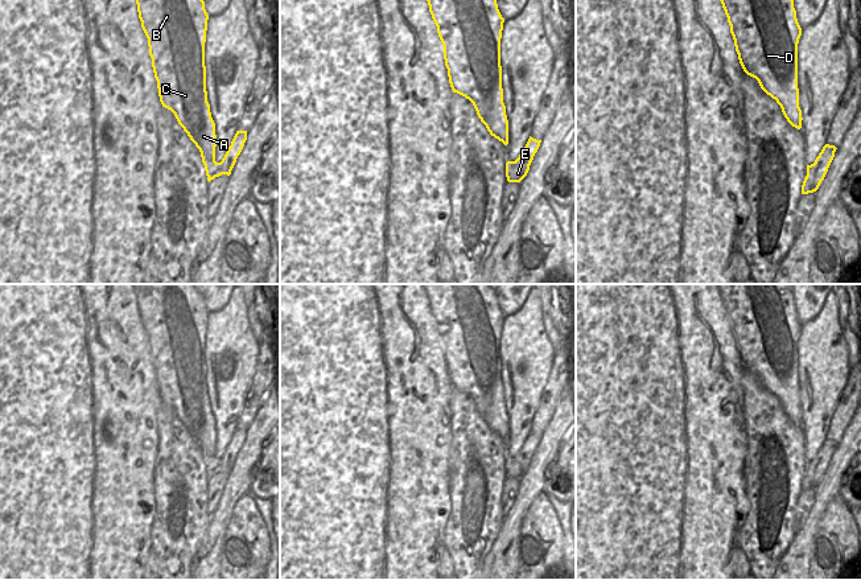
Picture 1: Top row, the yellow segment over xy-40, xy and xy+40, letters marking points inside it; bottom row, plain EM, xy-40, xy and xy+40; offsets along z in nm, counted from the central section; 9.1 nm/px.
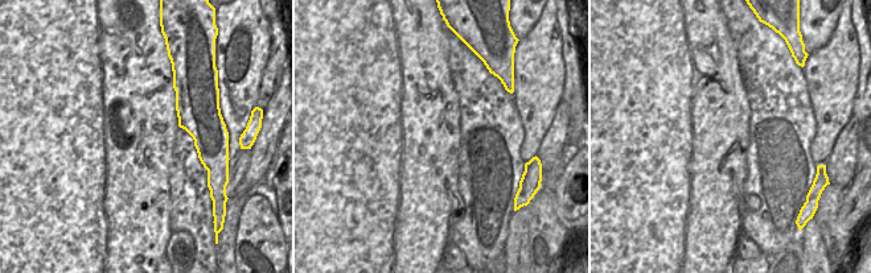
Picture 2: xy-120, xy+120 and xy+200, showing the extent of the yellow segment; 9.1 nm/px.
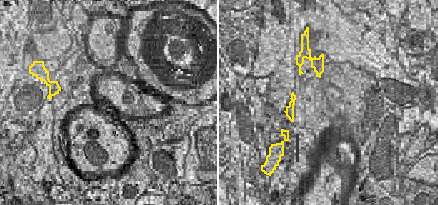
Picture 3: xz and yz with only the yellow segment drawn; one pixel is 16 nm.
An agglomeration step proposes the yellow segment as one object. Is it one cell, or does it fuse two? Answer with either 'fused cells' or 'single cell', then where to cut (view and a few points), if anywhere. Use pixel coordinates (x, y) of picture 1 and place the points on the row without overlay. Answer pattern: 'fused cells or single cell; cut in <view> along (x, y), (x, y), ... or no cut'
fused cells; cut in xy-40 along (219, 459), (219, 465), (214, 472)

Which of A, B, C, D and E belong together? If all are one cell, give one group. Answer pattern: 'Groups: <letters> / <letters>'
Groups: A B C D / E

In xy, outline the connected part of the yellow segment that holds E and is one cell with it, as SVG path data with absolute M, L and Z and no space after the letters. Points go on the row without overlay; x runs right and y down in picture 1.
M530 432L519 453L515 457L506 458L506 465L508 468L506 473L508 478L520 478L527 472L530 461L540 443L540 439L541 436L536 436Z

